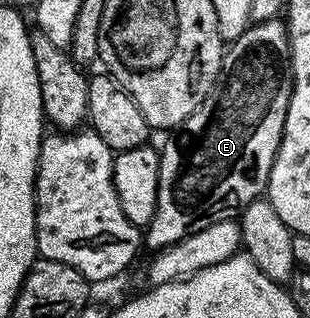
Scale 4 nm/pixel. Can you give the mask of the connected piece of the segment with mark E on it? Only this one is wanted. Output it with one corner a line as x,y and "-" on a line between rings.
282,20
256,21
247,26
246,31
233,42
226,46
223,55
223,66
219,68
219,80
211,88
211,94
203,100
201,107
186,121
178,126
177,132
168,139
164,145
161,145
159,155
159,186
157,187
157,211
153,215
151,224
145,229
145,245
151,248
151,251
158,251
167,248
167,246
209,227
213,223
230,221
238,218
243,209
249,203
260,200
267,192
267,180
271,174
271,168
275,162
275,152
279,149
279,144
283,138
283,124
285,115
289,107
291,98
291,63
289,60
289,46
287,43
287,27

